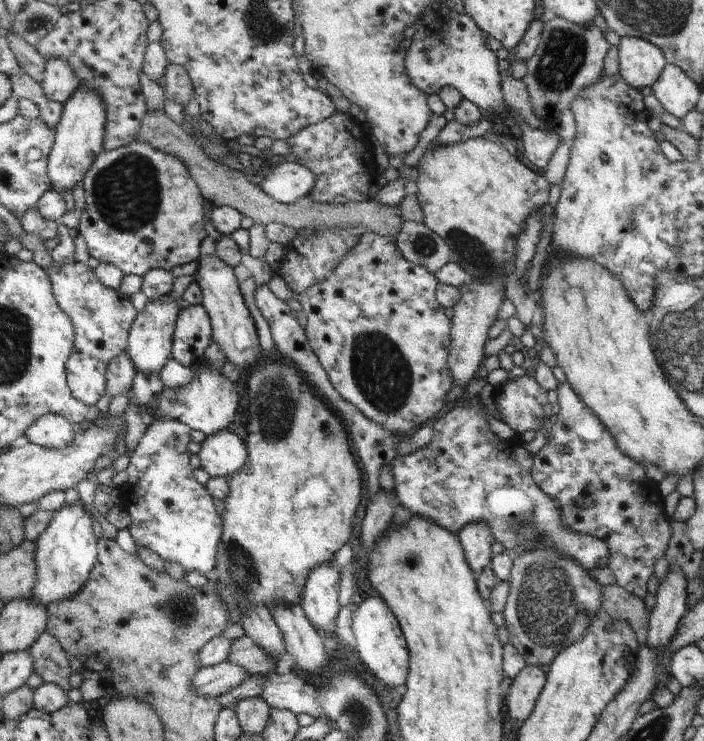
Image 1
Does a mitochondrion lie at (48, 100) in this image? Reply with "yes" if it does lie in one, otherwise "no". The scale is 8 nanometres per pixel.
no

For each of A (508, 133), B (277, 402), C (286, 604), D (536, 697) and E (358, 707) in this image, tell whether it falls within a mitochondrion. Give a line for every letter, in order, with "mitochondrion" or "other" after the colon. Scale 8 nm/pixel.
A: other
B: mitochondrion
C: other
D: other
E: mitochondrion

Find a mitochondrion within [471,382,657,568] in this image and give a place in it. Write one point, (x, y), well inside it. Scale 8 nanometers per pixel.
(518, 526)

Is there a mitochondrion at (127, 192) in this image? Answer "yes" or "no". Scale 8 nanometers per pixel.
yes

